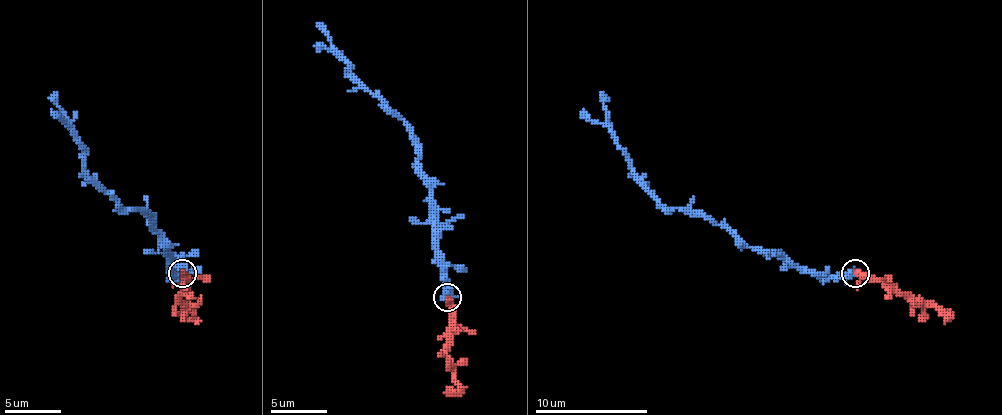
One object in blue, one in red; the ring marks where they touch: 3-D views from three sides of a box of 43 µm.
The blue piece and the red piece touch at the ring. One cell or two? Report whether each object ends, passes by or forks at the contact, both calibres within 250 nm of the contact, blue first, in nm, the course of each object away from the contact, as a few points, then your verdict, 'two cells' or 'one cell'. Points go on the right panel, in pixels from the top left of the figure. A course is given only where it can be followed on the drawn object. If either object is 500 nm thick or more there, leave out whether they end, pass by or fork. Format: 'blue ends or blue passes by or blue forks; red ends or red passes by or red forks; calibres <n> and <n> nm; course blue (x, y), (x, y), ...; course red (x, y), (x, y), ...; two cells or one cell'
calibres 650 and 280 nm; course blue (854, 273), (812, 275), (739, 242), (719, 225), (665, 208), (634, 174), (626, 151), (617, 143), (600, 92); course red (854, 273), (885, 278), (916, 298), (936, 304), (950, 318), (944, 309); one cell

